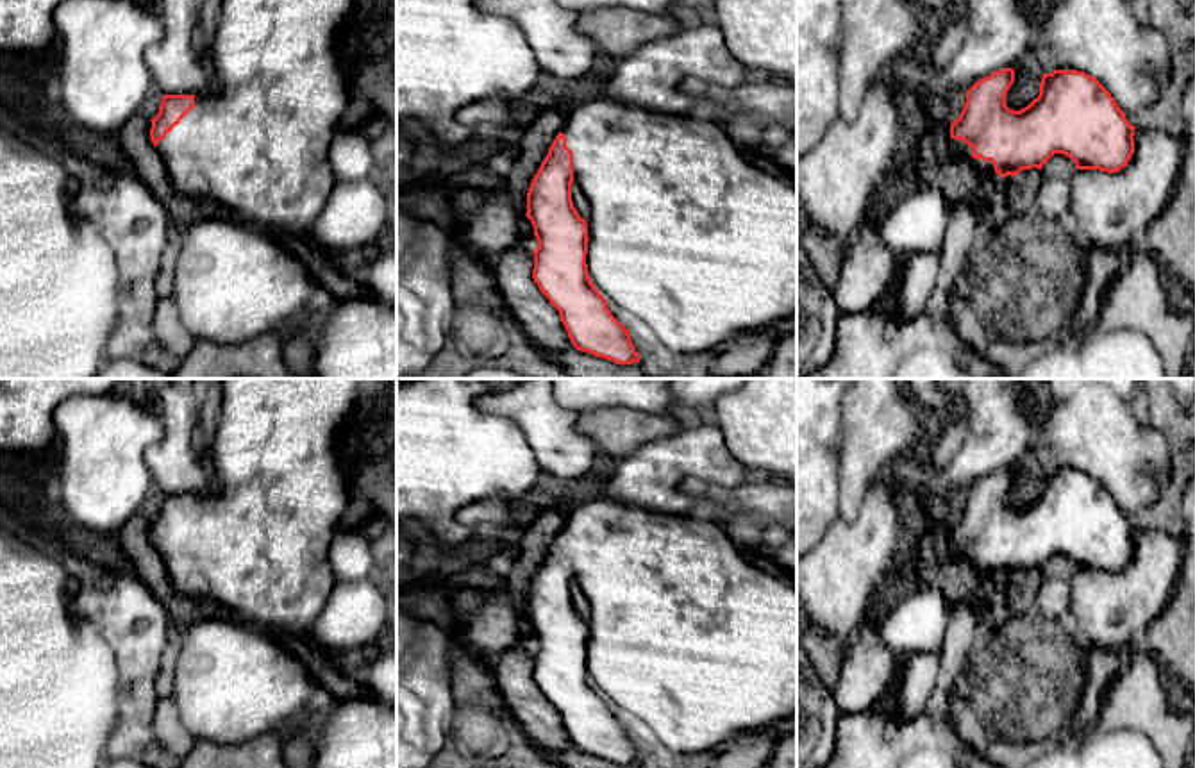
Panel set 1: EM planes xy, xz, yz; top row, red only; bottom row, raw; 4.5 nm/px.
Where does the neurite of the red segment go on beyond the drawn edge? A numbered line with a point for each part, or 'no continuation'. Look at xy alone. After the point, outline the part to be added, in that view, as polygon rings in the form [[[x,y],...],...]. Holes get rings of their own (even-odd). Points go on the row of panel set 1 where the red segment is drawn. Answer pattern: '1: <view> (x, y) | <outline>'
1: xy (259, 145) | [[[221,0],[220,21],[205,59],[209,73],[220,80],[220,89],[195,95],[195,107],[155,146],[179,193],[218,202],[254,227],[313,239],[311,227],[338,184],[329,164],[329,146],[338,121],[352,104],[338,57],[338,34],[359,2]]]

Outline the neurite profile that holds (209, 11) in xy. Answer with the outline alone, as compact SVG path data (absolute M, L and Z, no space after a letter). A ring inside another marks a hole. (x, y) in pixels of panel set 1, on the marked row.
M196 0L198 20L193 32L193 48L205 61L221 13L221 0Z

